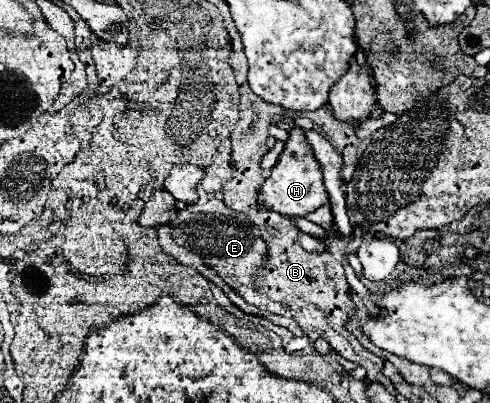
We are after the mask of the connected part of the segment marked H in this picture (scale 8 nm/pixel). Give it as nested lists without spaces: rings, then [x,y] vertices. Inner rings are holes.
[[[288,113],[284,114],[282,122],[292,123],[290,139],[288,139],[282,155],[278,157],[276,165],[272,167],[270,177],[260,187],[260,203],[266,209],[272,209],[284,217],[306,217],[308,213],[312,213],[318,207],[322,207],[324,203],[328,203],[328,193],[326,193],[326,185],[324,185],[324,177],[322,177],[322,165],[316,159],[312,145],[306,141],[304,131],[294,123]]]

